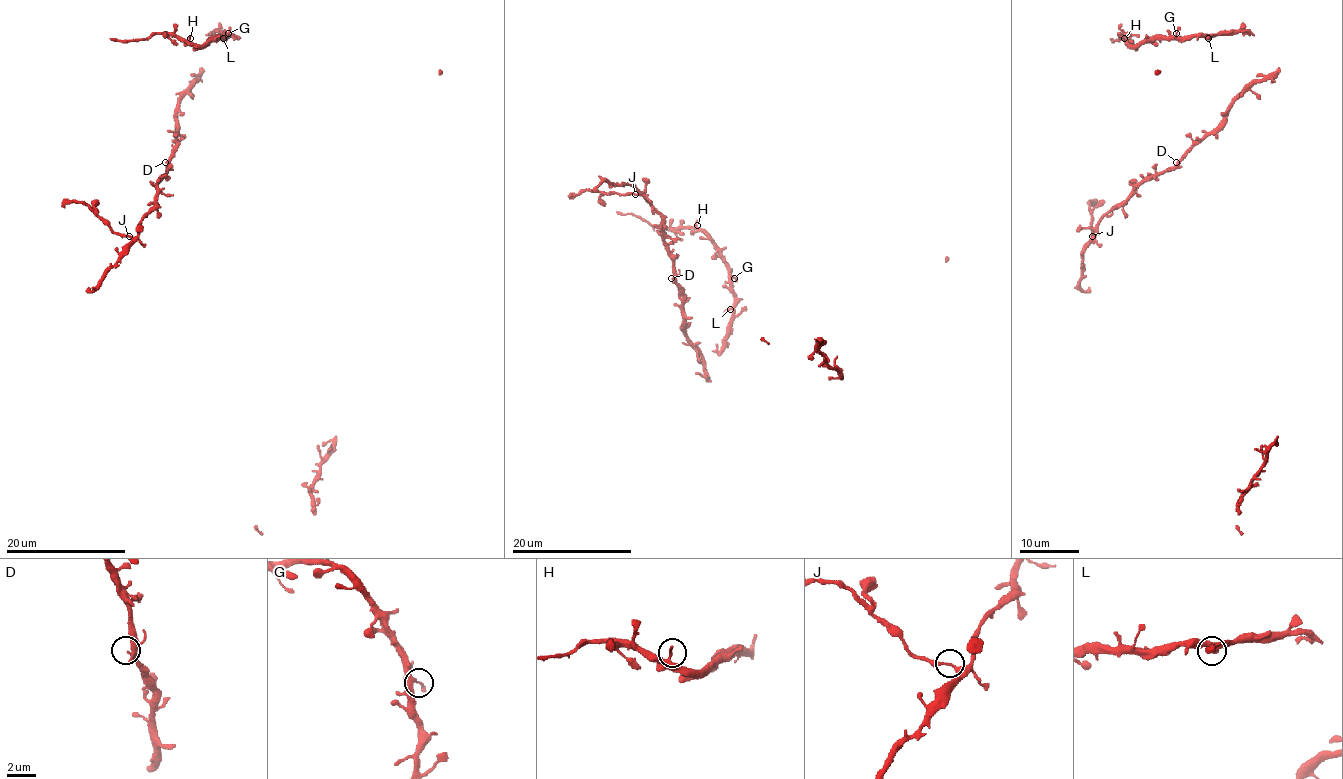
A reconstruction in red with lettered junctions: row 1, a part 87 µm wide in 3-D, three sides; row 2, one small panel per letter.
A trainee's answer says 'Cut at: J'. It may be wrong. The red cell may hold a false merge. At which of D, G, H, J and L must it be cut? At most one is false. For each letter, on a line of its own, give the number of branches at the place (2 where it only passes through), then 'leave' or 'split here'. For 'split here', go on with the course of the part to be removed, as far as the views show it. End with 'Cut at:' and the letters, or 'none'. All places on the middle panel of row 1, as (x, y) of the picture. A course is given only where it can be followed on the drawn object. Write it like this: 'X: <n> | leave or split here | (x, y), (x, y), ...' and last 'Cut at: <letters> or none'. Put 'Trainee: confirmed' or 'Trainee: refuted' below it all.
D: 2 | leave
G: 2 | leave
H: 2 | leave
J: 2 | split here | (635, 194), (588, 190), (568, 197)
L: 2 | leave
Cut at: J
Trainee: confirmed

